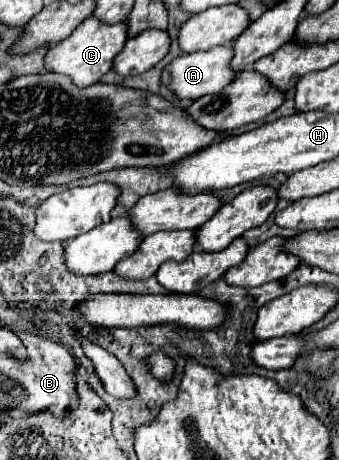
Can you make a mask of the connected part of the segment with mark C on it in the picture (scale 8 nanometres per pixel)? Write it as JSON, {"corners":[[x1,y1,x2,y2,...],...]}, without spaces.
{"corners":[[89,16,85,22,79,24,79,28,71,36,67,36,65,40,61,40,53,48,49,48,49,52,45,56,45,64,53,72,69,76,79,88,85,88,85,86,99,82,101,76,113,68,113,58,117,58,117,54,123,50,127,38,129,38,129,34,127,34,125,20,117,22,117,24,103,24,97,18]]}

